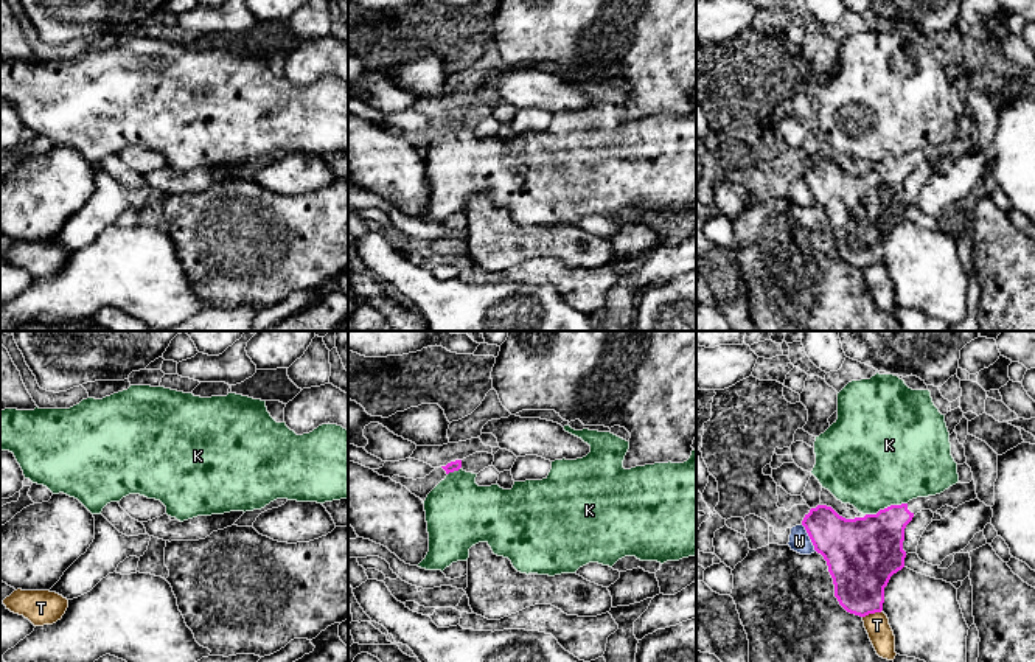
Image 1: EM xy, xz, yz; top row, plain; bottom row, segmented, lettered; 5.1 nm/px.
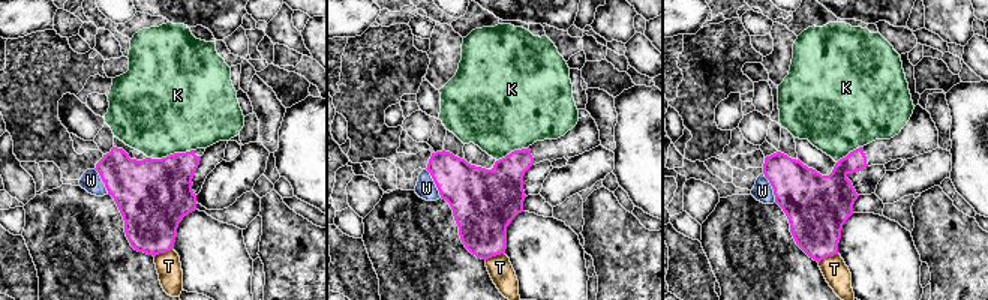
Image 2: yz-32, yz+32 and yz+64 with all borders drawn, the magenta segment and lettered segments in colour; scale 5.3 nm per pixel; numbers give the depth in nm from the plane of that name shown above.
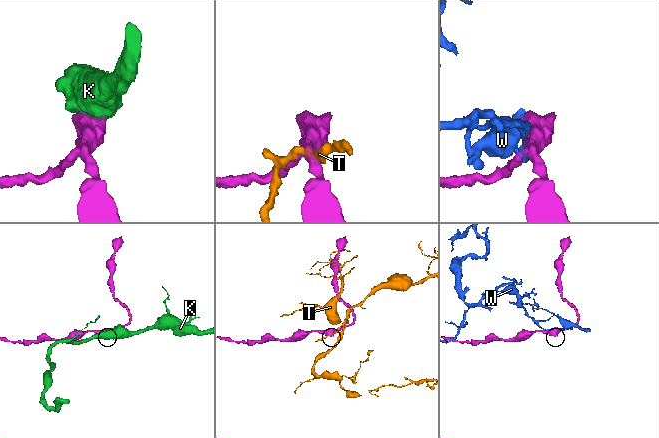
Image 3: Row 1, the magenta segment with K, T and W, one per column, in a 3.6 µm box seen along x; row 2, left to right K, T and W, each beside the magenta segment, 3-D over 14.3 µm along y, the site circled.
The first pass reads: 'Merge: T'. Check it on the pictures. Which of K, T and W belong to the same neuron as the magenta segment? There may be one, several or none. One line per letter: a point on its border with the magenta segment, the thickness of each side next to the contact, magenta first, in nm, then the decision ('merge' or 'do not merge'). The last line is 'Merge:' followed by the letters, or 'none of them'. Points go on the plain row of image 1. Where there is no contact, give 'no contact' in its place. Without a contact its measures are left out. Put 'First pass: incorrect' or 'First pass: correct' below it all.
K: yz (888, 159) | 360/500 nm | do not merge
T: yz (872, 264) | 320/130 nm | do not merge
W: yz (810, 190) | 340/110 nm | do not merge
Merge: none of them
First pass: incorrect

